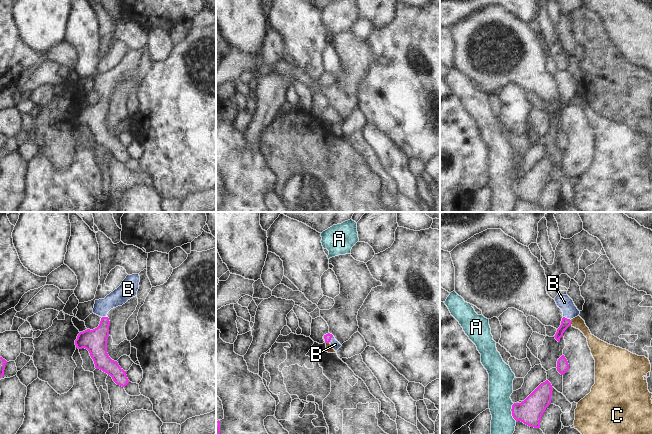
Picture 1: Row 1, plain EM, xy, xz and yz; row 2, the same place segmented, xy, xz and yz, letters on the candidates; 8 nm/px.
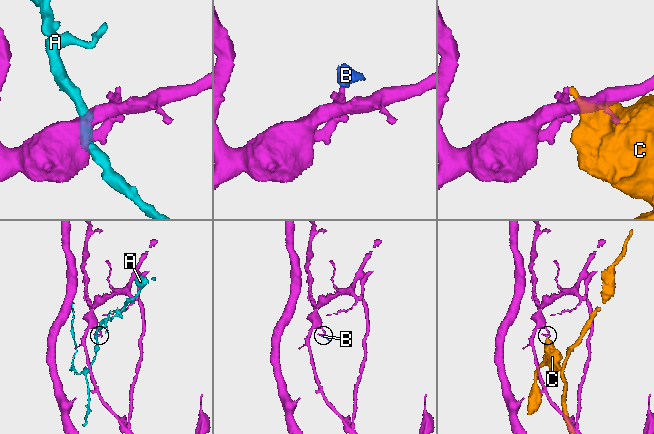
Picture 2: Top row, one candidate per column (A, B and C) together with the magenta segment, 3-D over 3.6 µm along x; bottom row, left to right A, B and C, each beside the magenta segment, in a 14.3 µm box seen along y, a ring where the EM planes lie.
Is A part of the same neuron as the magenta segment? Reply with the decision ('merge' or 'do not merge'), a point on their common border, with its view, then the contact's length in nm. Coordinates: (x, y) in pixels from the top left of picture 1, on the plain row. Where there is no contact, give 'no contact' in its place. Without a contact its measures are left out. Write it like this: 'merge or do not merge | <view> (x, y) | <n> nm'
do not merge | yz (512, 188) | 150 nm

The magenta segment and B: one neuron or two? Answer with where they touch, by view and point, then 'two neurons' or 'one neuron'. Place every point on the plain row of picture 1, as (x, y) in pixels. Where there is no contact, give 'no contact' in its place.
yz (566, 94) | one neuron

